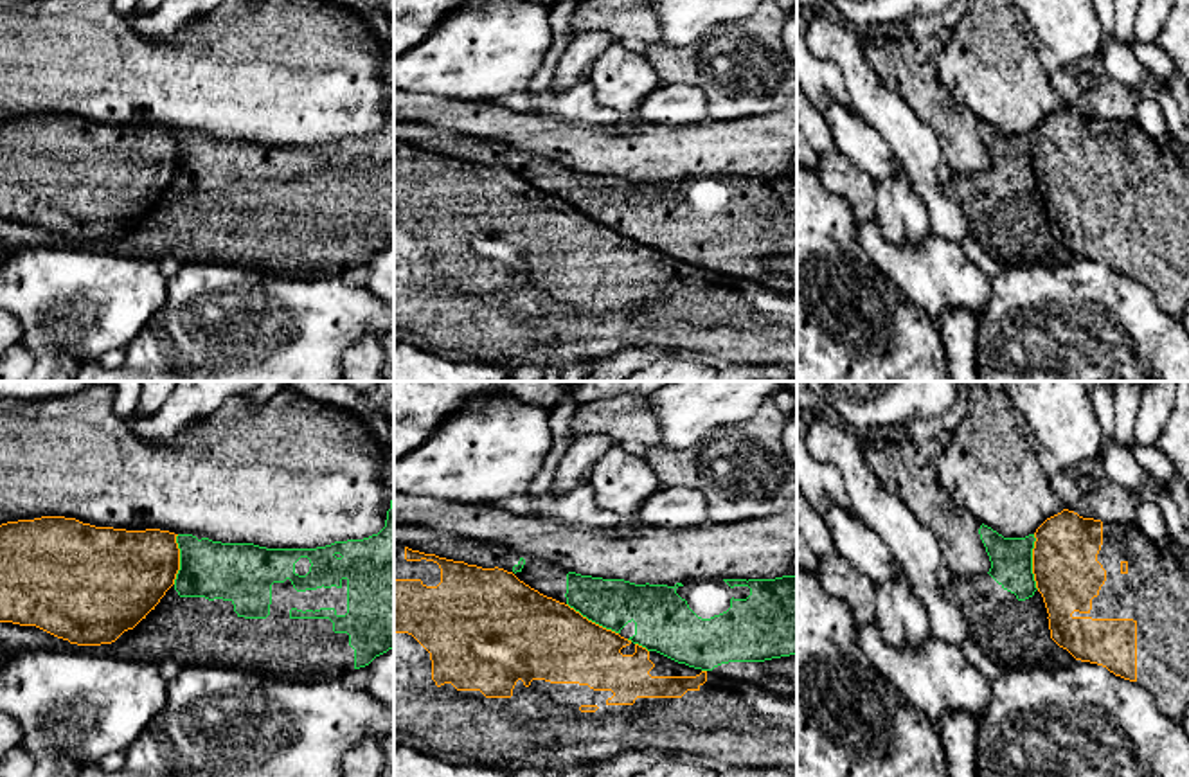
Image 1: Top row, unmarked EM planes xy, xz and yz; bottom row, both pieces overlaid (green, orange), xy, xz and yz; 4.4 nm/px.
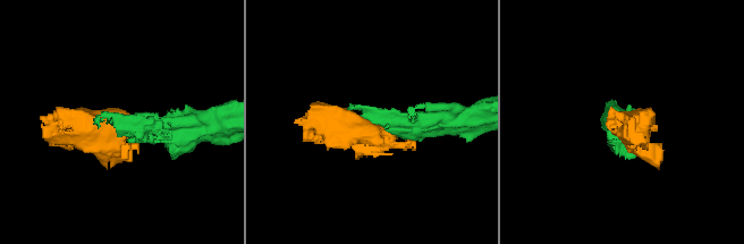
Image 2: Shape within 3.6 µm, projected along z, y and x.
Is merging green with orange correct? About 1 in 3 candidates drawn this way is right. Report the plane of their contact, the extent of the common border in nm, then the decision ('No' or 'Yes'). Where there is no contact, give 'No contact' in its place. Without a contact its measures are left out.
Touches green in yz. Shared border 240 nm. No

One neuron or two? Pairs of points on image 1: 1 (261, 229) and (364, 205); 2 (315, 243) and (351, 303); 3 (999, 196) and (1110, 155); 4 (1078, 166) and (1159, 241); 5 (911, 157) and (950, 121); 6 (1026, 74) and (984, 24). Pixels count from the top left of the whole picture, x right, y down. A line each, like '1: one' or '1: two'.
1: one
2: two
3: two
4: one
5: two
6: one

